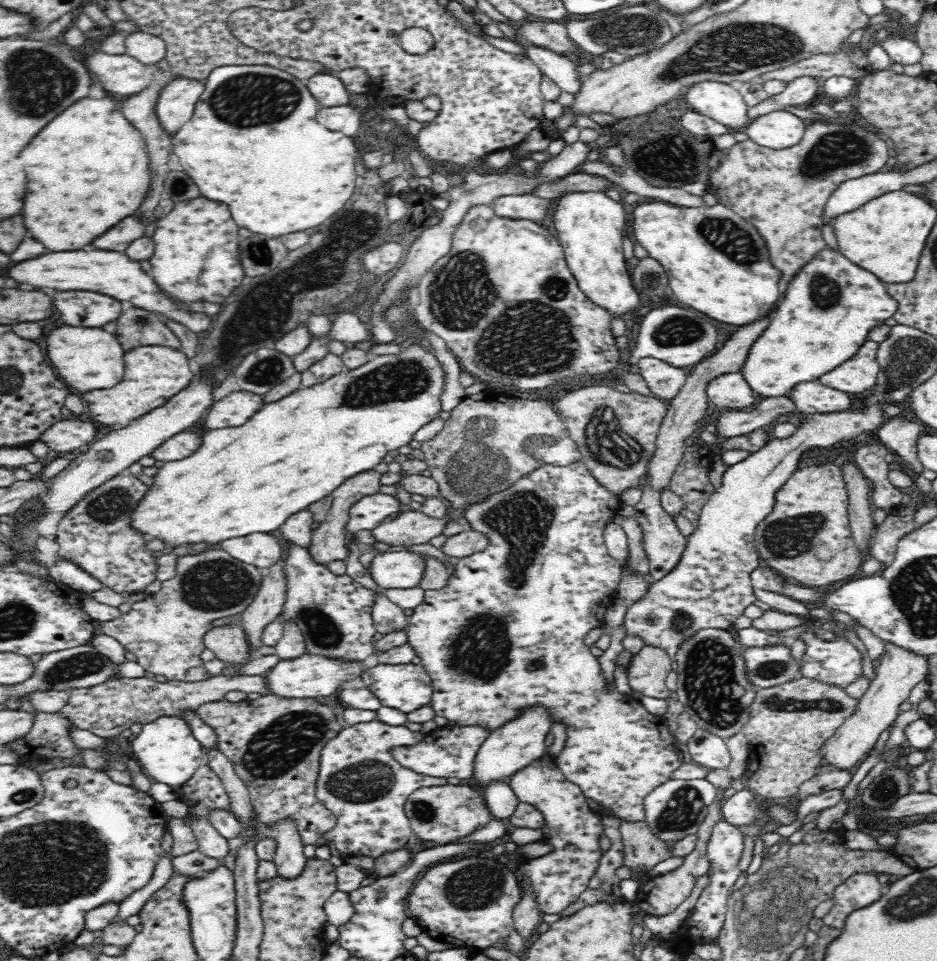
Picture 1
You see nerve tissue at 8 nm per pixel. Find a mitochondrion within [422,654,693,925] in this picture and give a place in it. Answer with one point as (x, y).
(480, 884)

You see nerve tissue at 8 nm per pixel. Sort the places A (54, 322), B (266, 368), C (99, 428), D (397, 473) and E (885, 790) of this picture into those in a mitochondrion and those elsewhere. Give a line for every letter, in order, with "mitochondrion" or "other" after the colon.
A: other
B: mitochondrion
C: other
D: other
E: mitochondrion

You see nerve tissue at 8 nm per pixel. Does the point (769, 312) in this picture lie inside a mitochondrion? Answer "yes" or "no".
no

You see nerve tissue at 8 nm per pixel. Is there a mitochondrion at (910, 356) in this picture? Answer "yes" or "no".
yes

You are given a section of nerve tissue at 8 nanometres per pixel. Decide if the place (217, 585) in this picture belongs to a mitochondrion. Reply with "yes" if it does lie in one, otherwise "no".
yes

